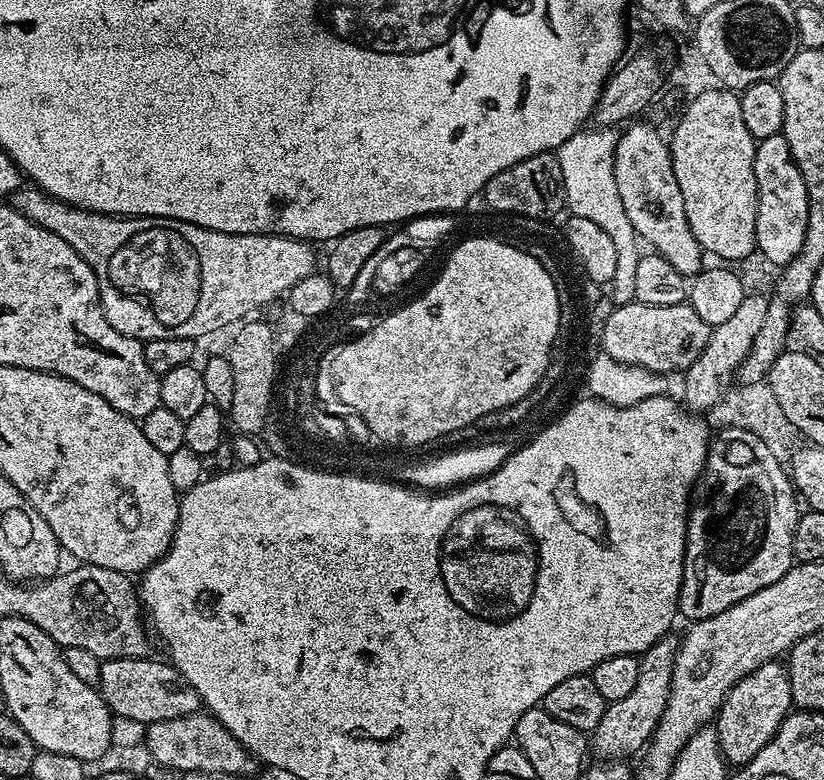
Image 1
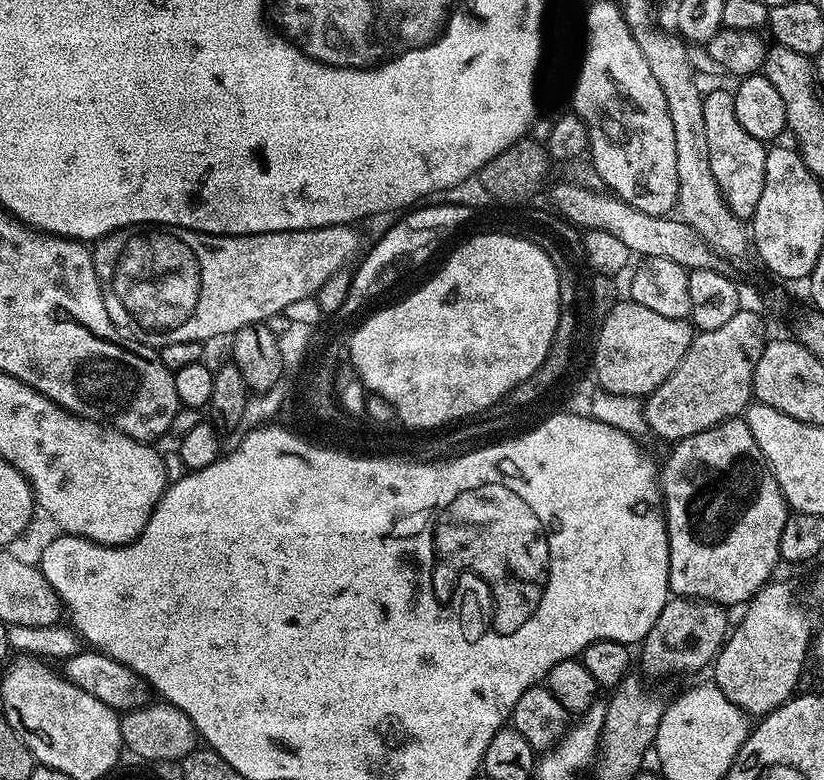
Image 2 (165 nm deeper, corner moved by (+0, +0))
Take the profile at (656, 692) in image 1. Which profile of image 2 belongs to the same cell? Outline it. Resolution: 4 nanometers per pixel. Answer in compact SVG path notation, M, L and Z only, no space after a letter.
M672 596L666 602L662 614L658 614L658 622L646 634L642 641L642 649L652 659L653 664L664 672L696 672L699 668L707 669L715 661L724 641L728 639L730 620L729 609L722 604L715 604L709 600L693 600L691 596Z

